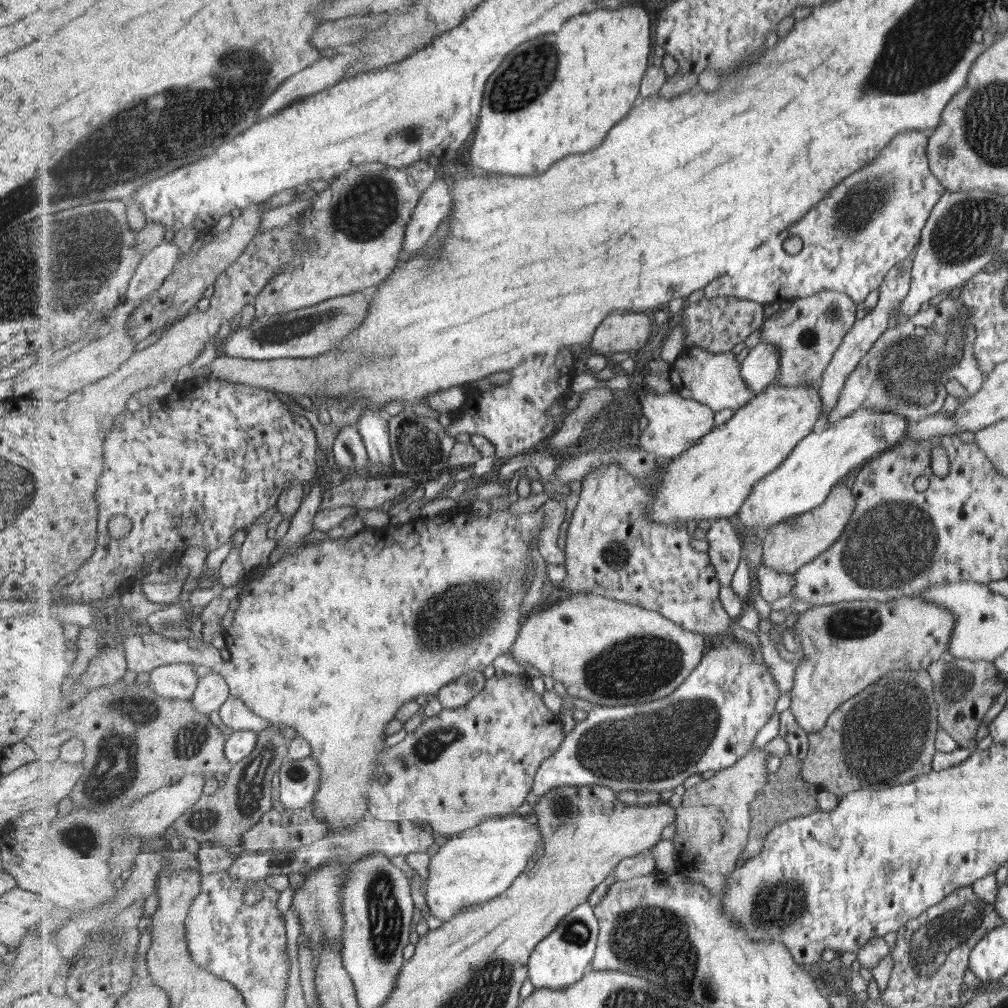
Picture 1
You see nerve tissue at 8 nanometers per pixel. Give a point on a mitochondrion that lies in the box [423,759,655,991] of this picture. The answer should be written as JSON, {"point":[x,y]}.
{"point":[564,808]}

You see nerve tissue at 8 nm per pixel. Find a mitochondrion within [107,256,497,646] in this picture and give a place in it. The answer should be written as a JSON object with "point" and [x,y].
{"point":[271,332]}

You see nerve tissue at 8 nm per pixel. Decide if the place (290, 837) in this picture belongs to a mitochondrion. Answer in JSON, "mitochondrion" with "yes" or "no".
{"mitochondrion":"no"}

